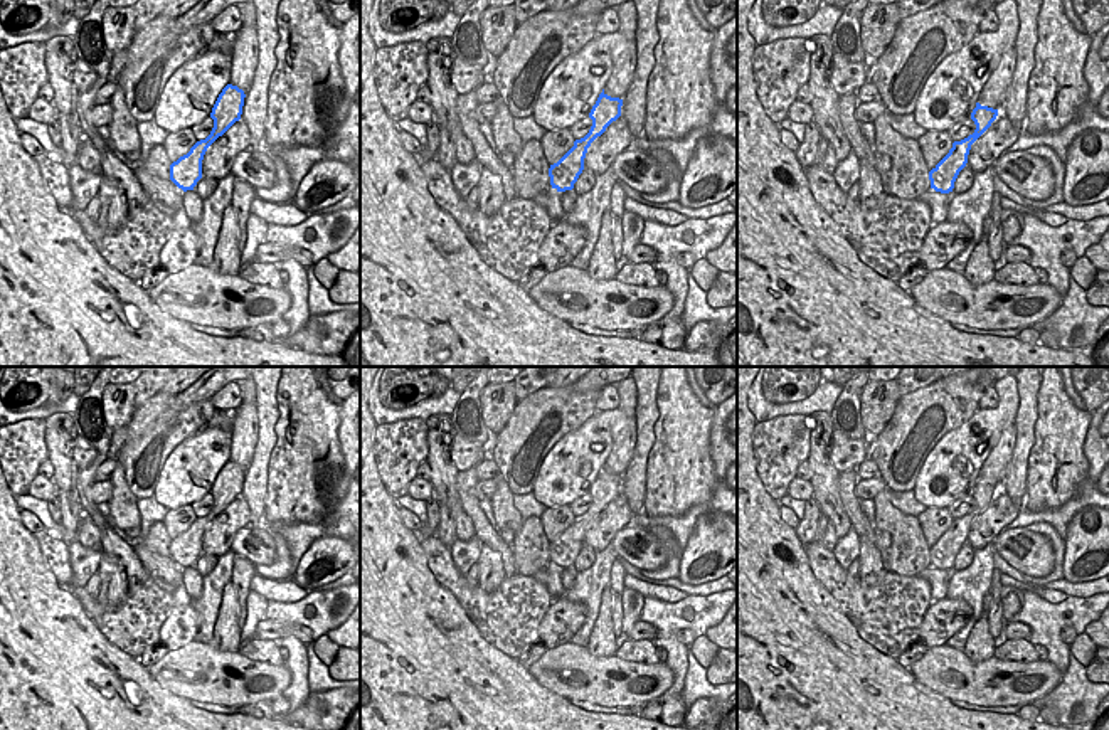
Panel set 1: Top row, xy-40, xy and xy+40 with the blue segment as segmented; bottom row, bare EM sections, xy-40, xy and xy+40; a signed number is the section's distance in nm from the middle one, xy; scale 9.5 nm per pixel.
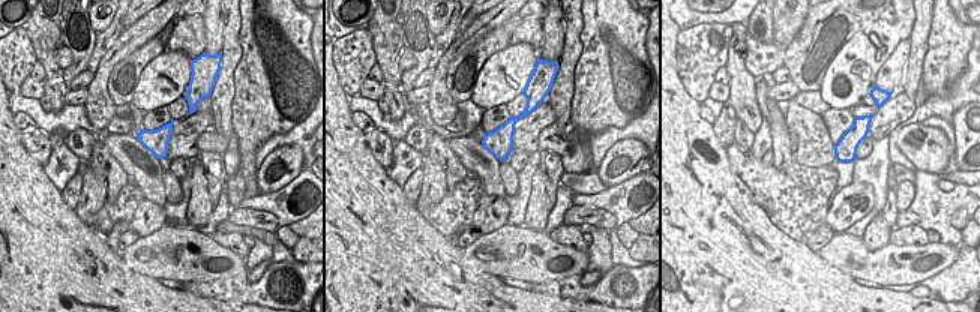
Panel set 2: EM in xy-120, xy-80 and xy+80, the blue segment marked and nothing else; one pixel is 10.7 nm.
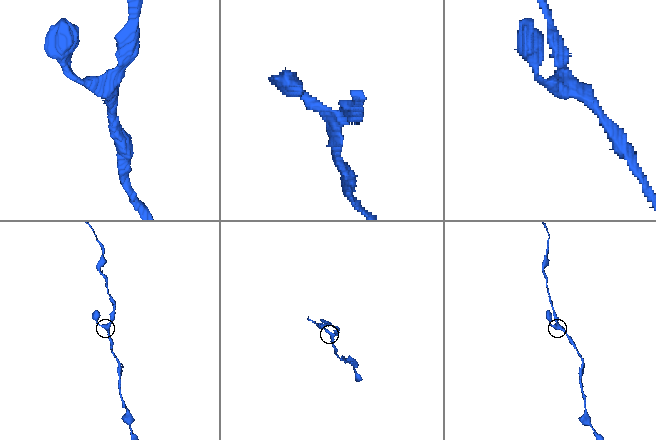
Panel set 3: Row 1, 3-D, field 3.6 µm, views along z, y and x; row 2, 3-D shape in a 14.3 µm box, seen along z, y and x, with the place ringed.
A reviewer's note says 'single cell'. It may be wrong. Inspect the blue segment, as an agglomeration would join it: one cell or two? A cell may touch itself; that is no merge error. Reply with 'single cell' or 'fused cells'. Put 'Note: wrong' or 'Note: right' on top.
Note: right
single cell

